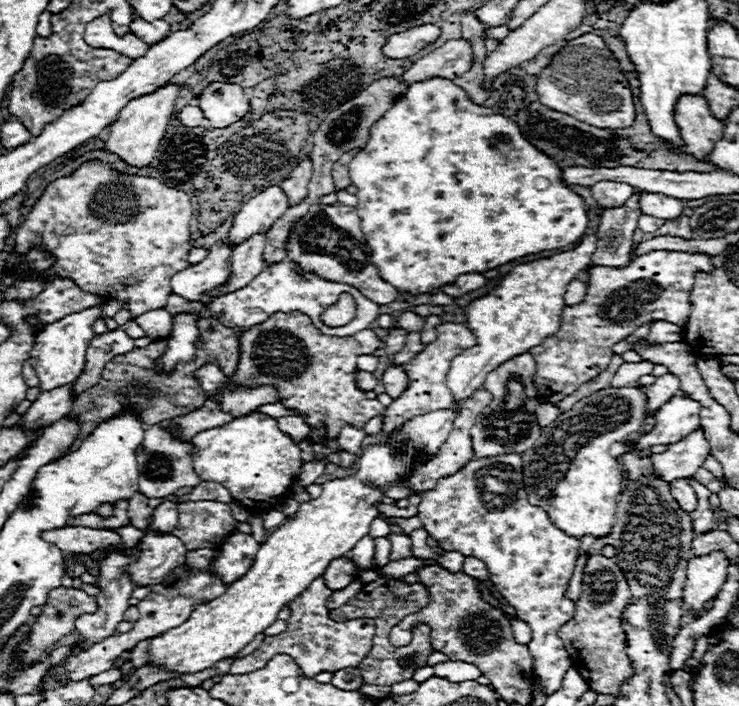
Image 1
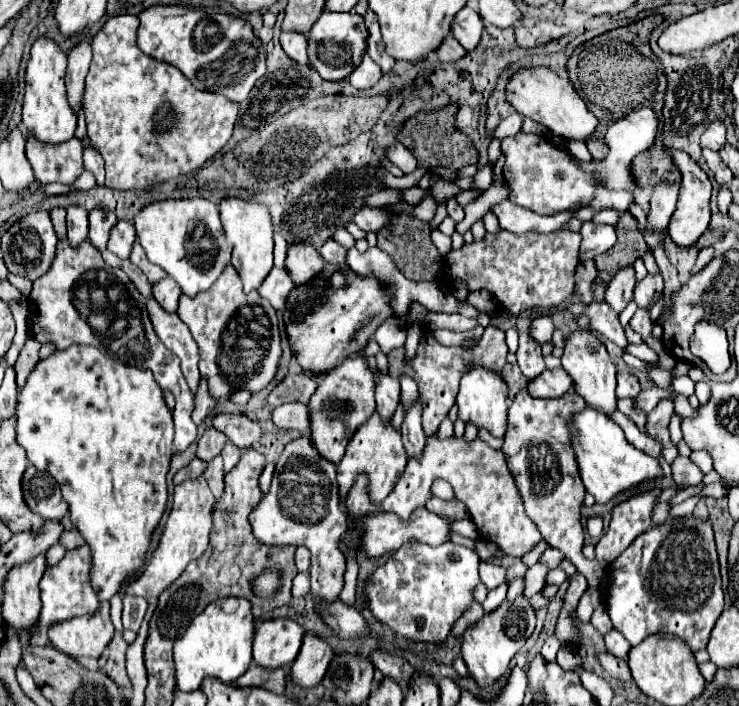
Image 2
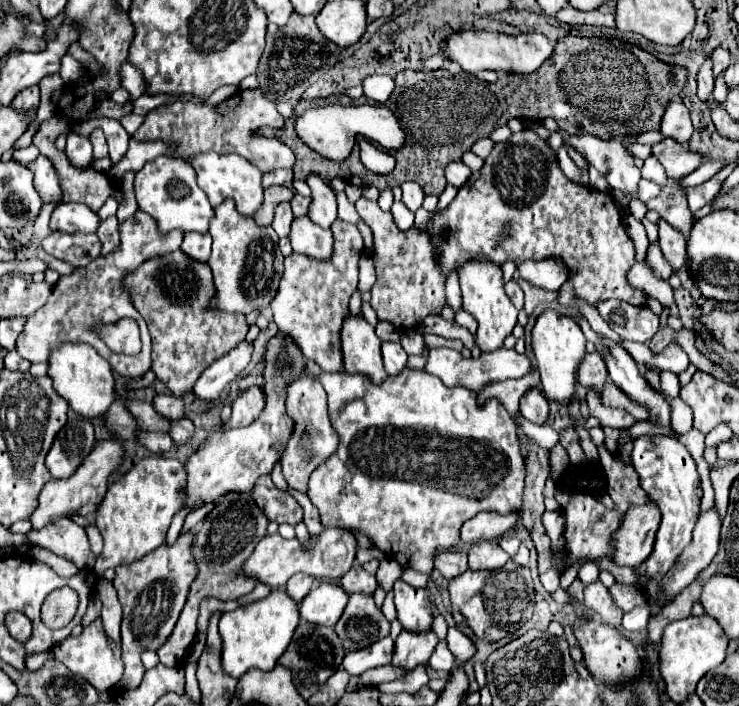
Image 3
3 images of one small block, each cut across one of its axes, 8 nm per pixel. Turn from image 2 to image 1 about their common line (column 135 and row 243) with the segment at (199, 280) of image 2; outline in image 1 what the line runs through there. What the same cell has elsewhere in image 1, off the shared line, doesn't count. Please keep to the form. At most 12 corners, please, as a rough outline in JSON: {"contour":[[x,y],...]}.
{"contour":[[228,242],[172,278],[172,292],[210,304],[202,292],[228,280]]}

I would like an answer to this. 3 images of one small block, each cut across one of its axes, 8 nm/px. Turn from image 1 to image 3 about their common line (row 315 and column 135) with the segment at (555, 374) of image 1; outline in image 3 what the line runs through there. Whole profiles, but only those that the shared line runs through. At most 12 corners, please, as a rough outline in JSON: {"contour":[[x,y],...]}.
{"contour":[[192,532],[118,566],[122,690],[168,642],[196,564]]}

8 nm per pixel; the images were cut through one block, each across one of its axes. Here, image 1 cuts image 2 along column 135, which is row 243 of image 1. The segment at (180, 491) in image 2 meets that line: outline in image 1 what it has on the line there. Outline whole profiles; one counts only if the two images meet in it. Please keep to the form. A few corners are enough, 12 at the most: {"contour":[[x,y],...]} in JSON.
{"contour":[[596,236],[516,266],[470,302],[478,344],[452,360],[458,404],[560,330]]}

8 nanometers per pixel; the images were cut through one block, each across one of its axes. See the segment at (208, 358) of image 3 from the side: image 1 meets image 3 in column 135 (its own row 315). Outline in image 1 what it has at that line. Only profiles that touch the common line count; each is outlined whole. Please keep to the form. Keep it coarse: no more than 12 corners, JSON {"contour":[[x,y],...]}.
{"contour":[[306,314],[240,336],[234,382],[276,384],[280,402],[362,428],[384,406],[356,386],[372,330],[326,336]]}

